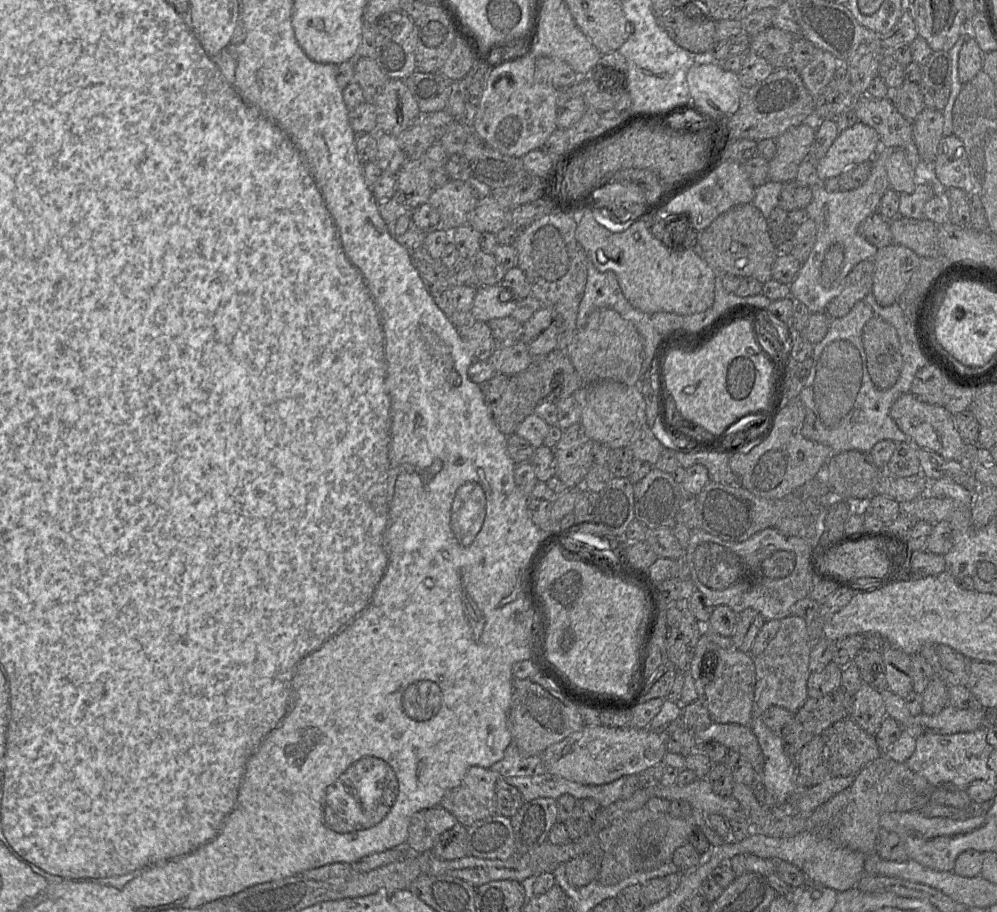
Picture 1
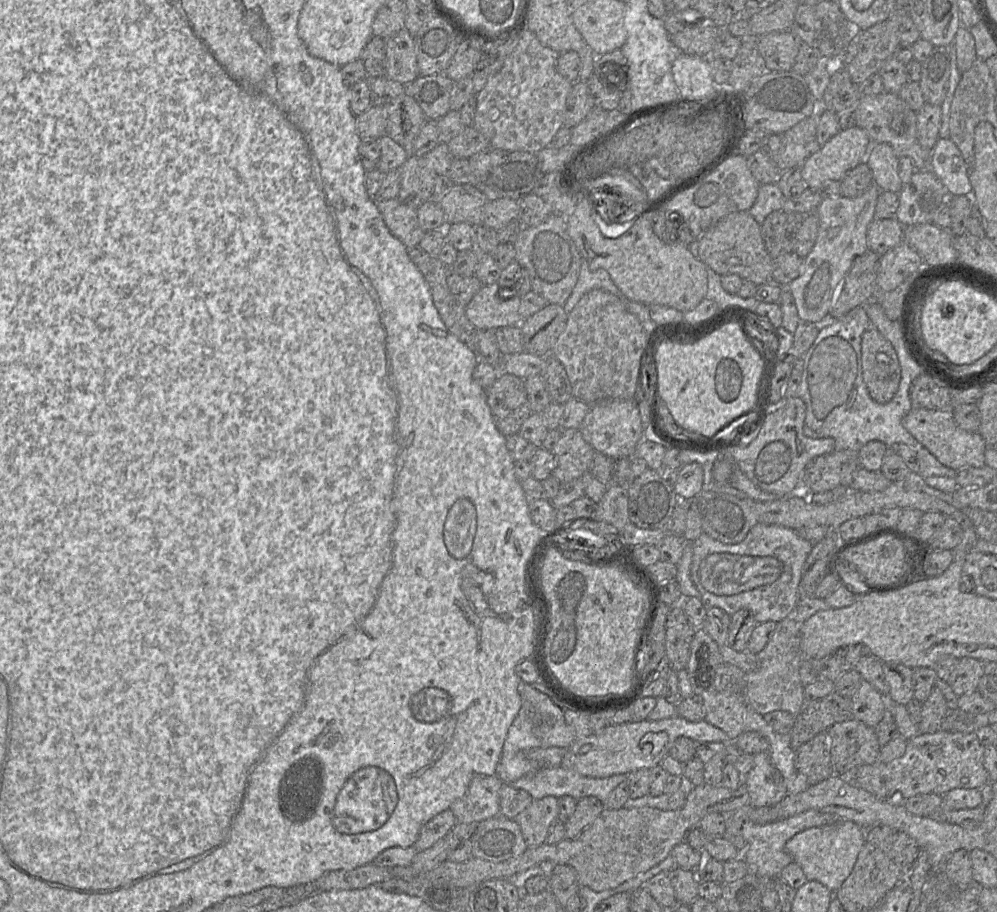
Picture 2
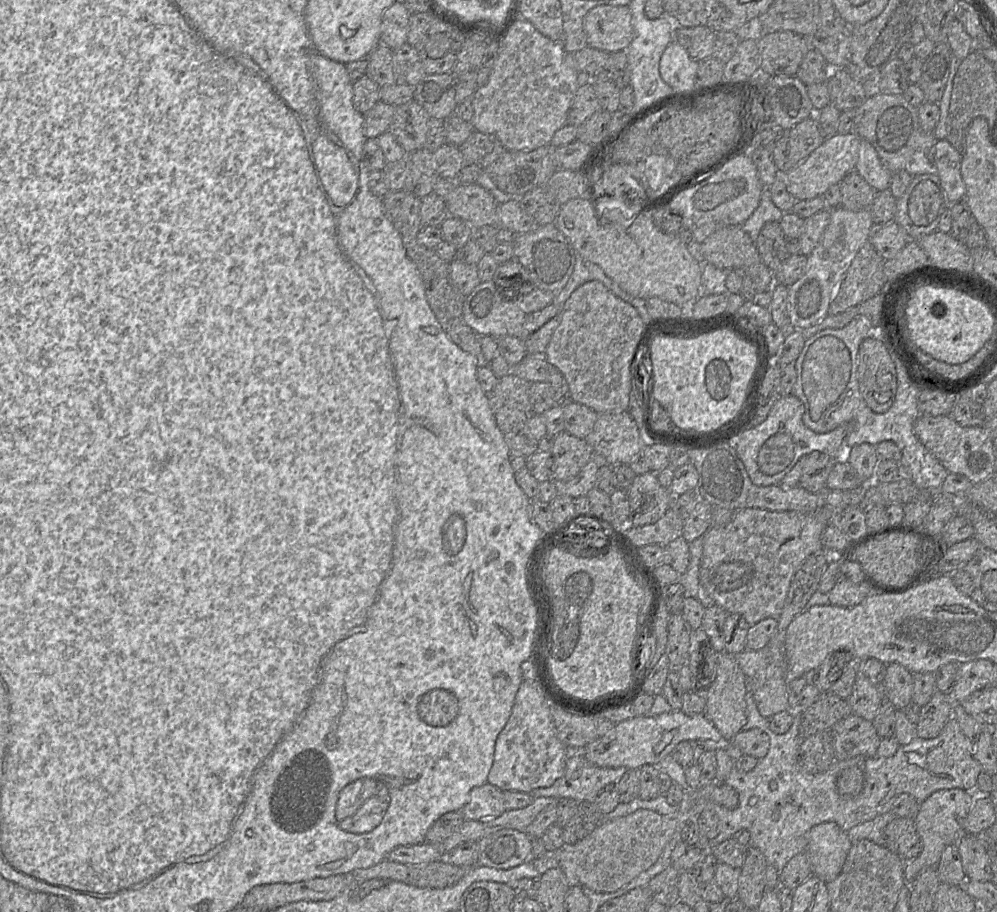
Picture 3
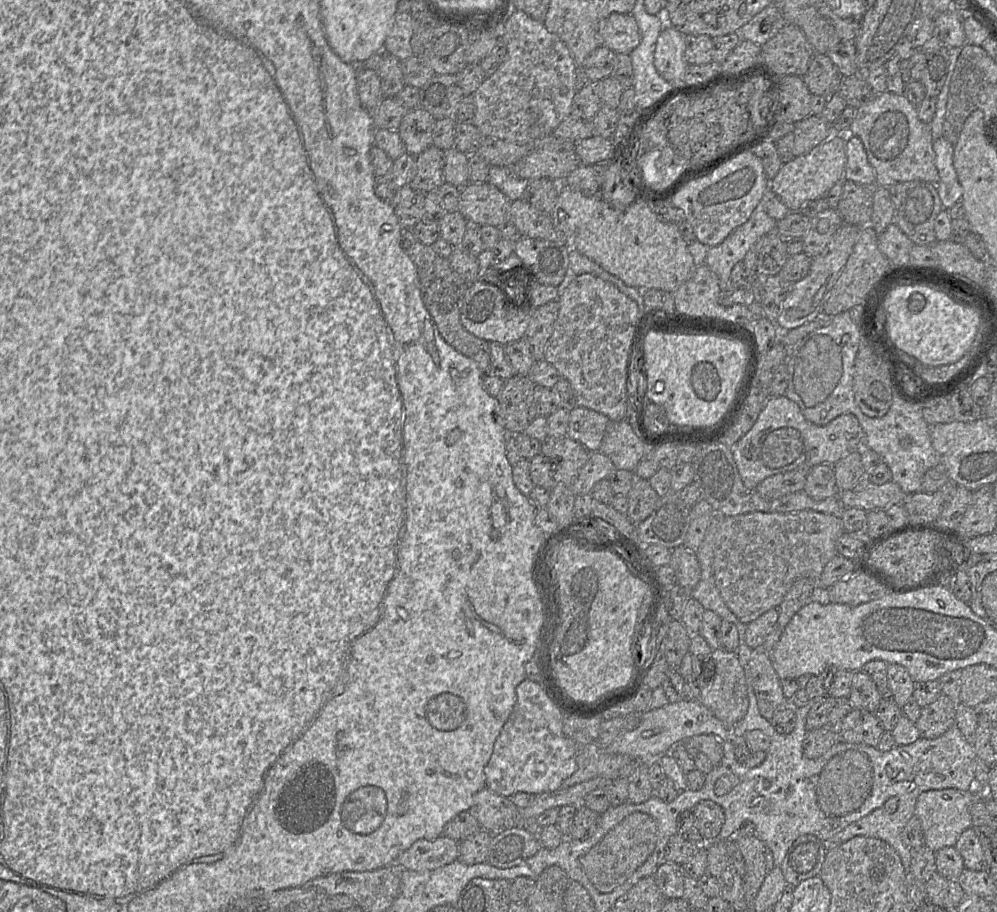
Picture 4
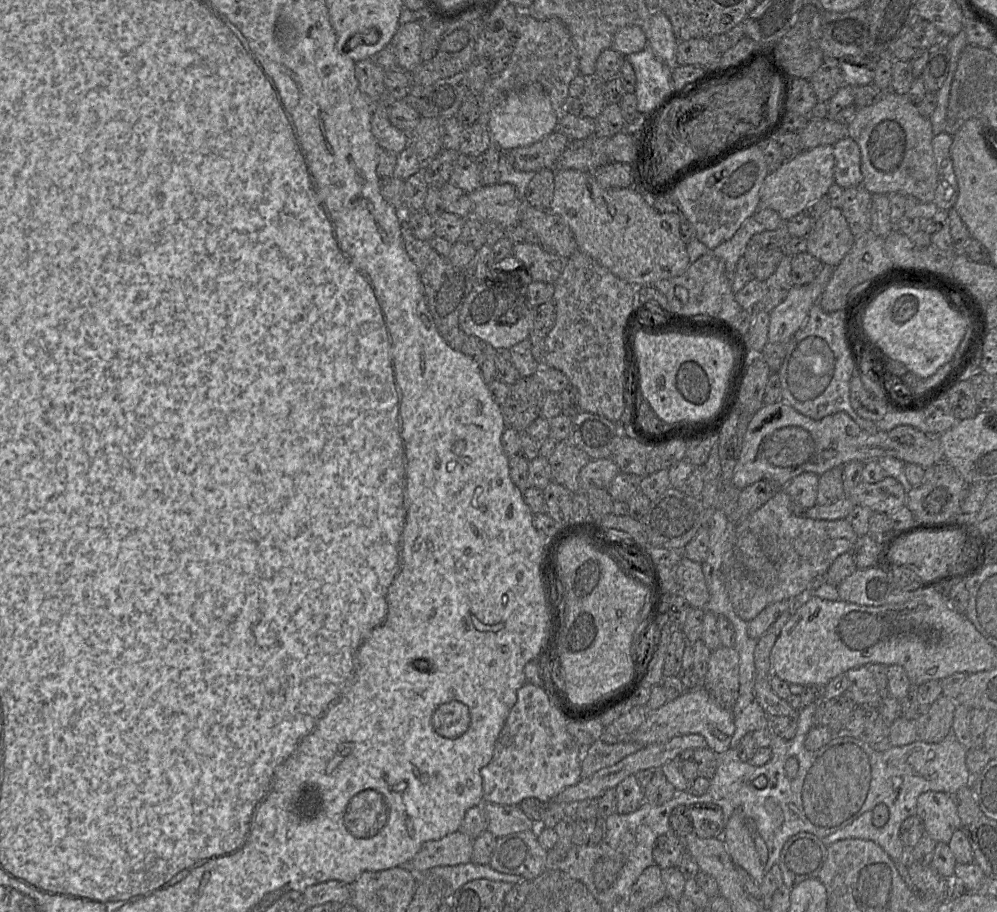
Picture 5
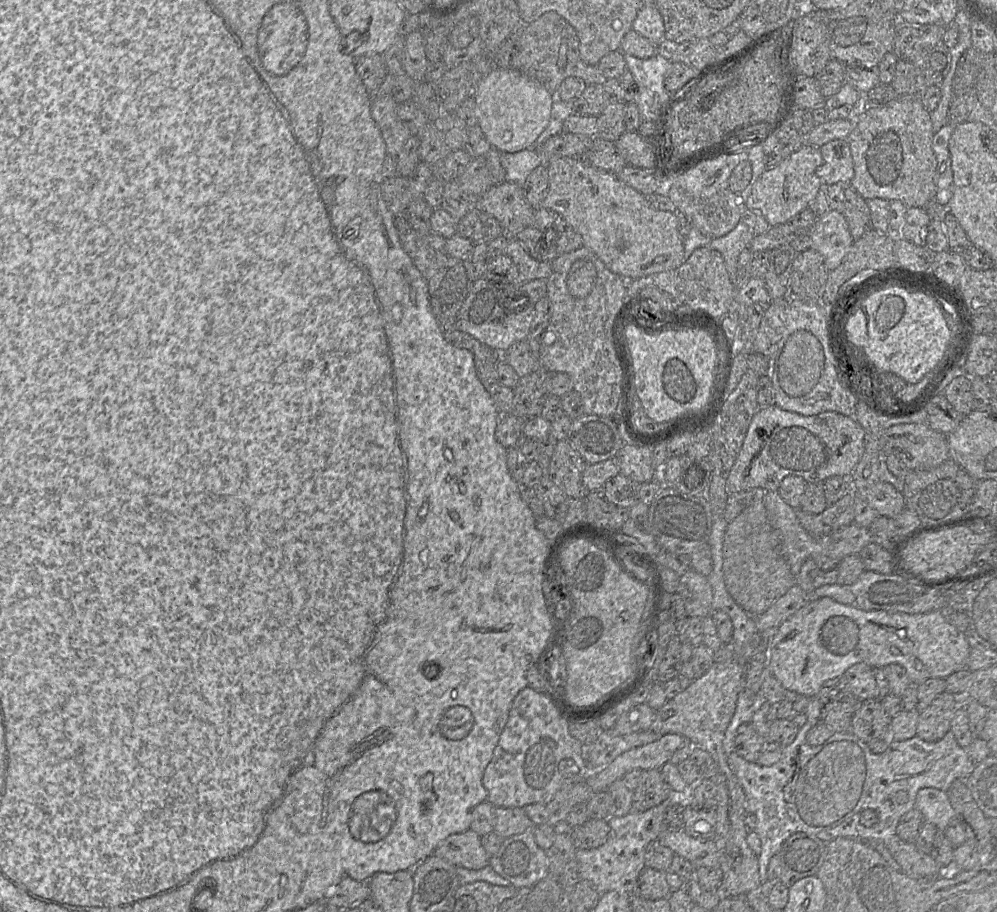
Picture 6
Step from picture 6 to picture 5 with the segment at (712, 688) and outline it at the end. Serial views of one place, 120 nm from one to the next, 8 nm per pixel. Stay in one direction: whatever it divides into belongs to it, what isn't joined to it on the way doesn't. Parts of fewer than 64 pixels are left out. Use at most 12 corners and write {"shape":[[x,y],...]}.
{"shape":[[705,687],[649,710],[624,740],[646,745],[699,734],[730,748],[732,710]]}

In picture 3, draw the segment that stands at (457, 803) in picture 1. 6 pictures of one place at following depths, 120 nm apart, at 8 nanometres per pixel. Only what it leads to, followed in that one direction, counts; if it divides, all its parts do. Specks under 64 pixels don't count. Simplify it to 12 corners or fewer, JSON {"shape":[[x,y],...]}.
{"shape":[[487,782],[472,788],[465,820],[499,816],[503,791]]}

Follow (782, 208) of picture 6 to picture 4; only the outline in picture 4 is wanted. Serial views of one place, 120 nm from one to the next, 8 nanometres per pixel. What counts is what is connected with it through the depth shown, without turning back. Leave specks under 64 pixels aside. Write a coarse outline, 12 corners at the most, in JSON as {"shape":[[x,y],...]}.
{"shape":[[846,135],[783,163],[770,190],[789,211],[844,181]]}

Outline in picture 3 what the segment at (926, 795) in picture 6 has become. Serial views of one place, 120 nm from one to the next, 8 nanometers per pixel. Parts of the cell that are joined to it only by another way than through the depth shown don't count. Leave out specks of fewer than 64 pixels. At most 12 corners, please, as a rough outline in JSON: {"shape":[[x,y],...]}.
{"shape":[[940,789],[914,820],[922,850],[905,861],[905,884],[957,844],[977,795]]}

